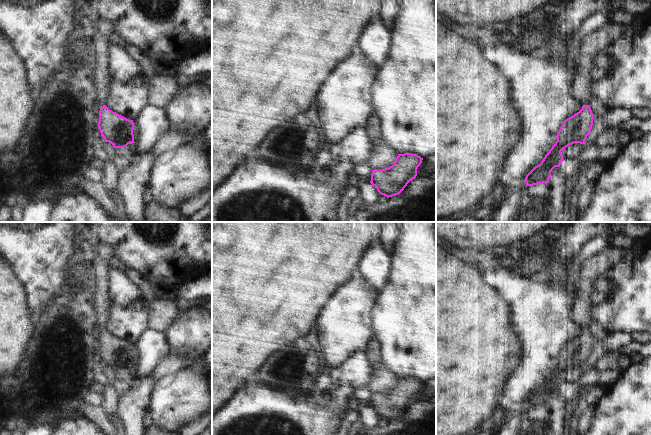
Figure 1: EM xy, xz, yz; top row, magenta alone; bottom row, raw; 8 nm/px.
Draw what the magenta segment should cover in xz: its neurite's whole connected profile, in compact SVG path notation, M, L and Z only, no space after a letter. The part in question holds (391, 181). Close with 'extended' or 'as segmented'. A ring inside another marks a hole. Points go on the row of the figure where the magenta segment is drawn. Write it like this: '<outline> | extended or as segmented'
M398 154L394 164L382 170L372 170L370 183L387 198L400 194L416 178L423 158L416 154Z | as segmented

